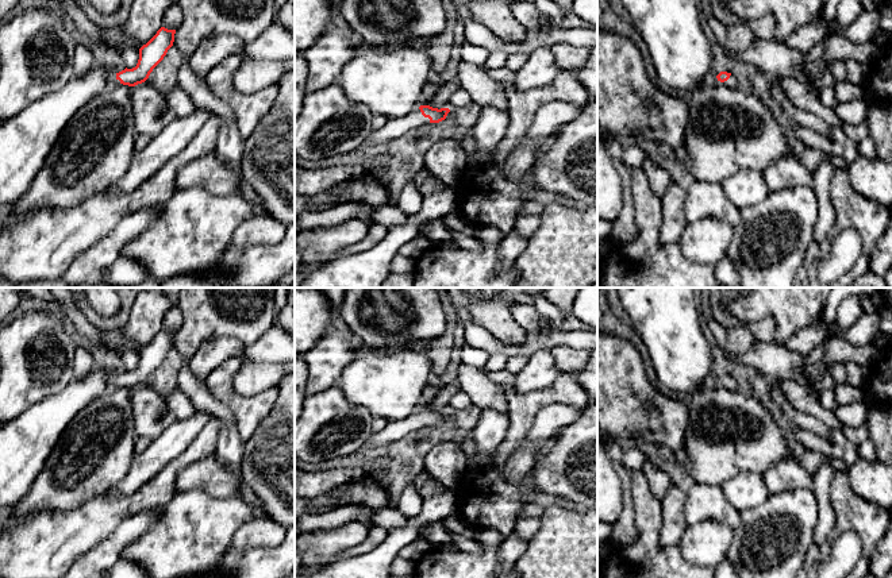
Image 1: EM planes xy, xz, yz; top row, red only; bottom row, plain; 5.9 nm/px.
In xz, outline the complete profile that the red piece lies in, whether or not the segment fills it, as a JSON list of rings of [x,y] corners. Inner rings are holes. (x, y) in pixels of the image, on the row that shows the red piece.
[[[420,105],[407,116],[399,119],[389,119],[380,130],[373,130],[372,134],[361,143],[361,149],[370,146],[382,146],[400,136],[407,131],[416,128],[424,123],[439,123],[446,119],[449,108],[432,108],[430,105]]]

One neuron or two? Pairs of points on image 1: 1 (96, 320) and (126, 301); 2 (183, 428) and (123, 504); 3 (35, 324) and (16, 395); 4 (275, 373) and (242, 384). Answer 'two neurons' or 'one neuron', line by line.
1: one neuron
2: two neurons
3: one neuron
4: one neuron

